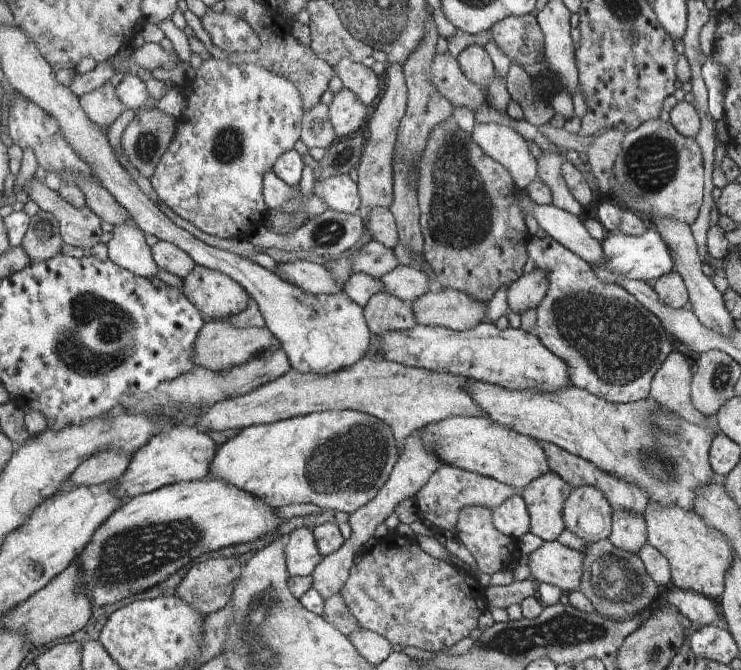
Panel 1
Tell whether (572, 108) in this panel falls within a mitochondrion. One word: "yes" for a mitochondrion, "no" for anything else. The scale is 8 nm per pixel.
no

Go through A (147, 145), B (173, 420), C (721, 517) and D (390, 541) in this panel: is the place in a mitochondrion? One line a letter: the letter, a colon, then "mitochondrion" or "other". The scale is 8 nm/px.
A: mitochondrion
B: other
C: other
D: other

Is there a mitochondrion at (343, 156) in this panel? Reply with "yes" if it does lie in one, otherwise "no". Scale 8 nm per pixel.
yes

